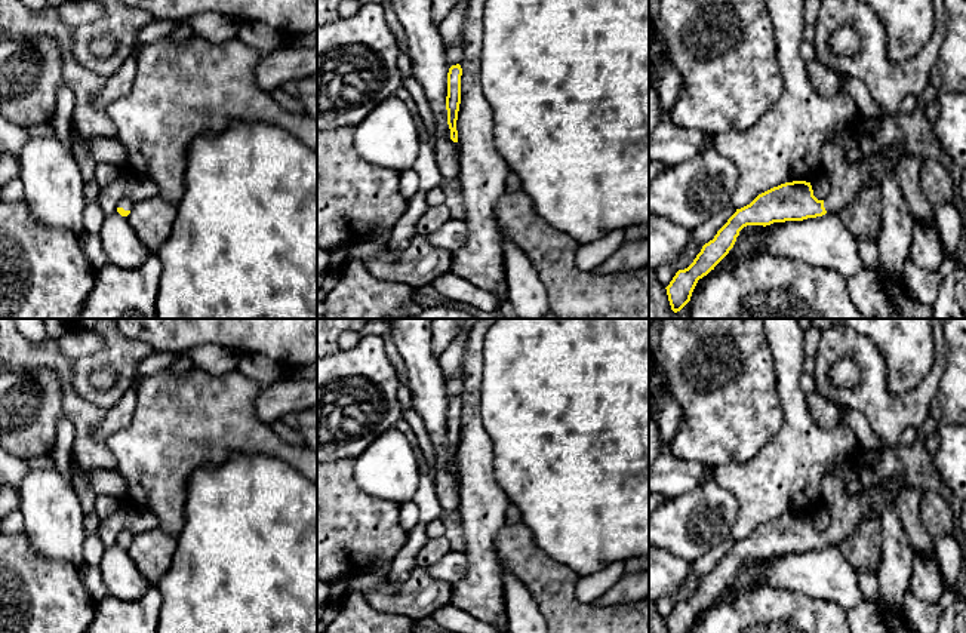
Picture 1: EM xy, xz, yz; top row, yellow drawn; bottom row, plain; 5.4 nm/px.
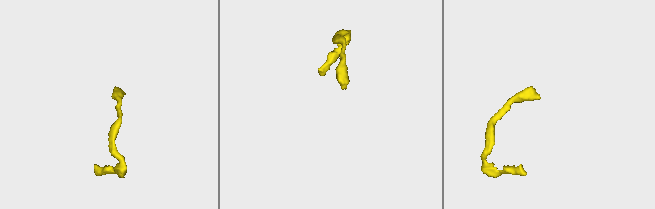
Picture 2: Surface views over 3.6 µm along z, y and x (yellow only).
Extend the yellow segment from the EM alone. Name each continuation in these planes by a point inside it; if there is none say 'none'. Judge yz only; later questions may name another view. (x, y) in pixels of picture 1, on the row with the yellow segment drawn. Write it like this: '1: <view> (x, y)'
1: yz (848, 180)

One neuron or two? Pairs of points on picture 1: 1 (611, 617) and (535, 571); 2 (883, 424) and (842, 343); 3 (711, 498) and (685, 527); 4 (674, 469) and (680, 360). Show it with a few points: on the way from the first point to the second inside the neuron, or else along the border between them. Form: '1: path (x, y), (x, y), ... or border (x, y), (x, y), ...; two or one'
1: path (591, 617), (581, 617), (554, 590); one
2: path (876, 402), (873, 399), (873, 366), (864, 358); one
3: path (705, 506), (692, 519); one
4: border (667, 449), (676, 457), (700, 460), (708, 466); two

